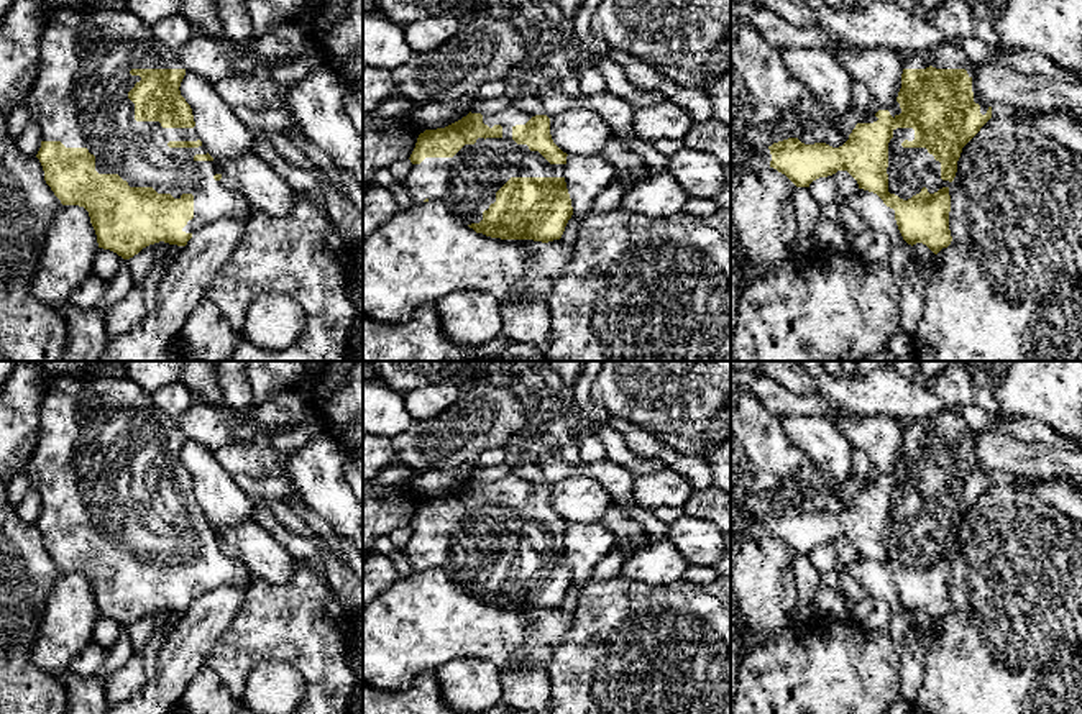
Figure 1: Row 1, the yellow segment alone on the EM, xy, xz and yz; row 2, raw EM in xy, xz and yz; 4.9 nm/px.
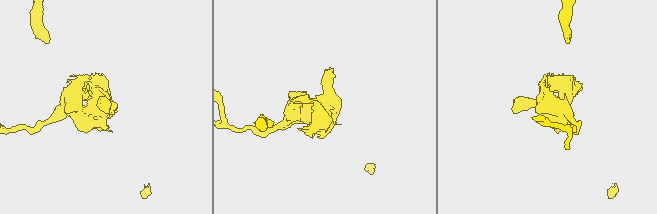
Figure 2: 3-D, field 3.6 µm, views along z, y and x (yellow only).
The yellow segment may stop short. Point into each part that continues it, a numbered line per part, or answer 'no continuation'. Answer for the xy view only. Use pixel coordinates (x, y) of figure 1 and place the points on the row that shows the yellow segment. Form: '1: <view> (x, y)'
1: xy (79, 97)

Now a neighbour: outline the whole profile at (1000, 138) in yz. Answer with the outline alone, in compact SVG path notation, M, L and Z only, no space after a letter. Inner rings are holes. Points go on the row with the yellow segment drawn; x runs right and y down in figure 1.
M992 117L962 148L949 195L952 241L938 253L934 279L924 287L923 315L913 335L916 361L1082 361L1082 156L1028 123Z

